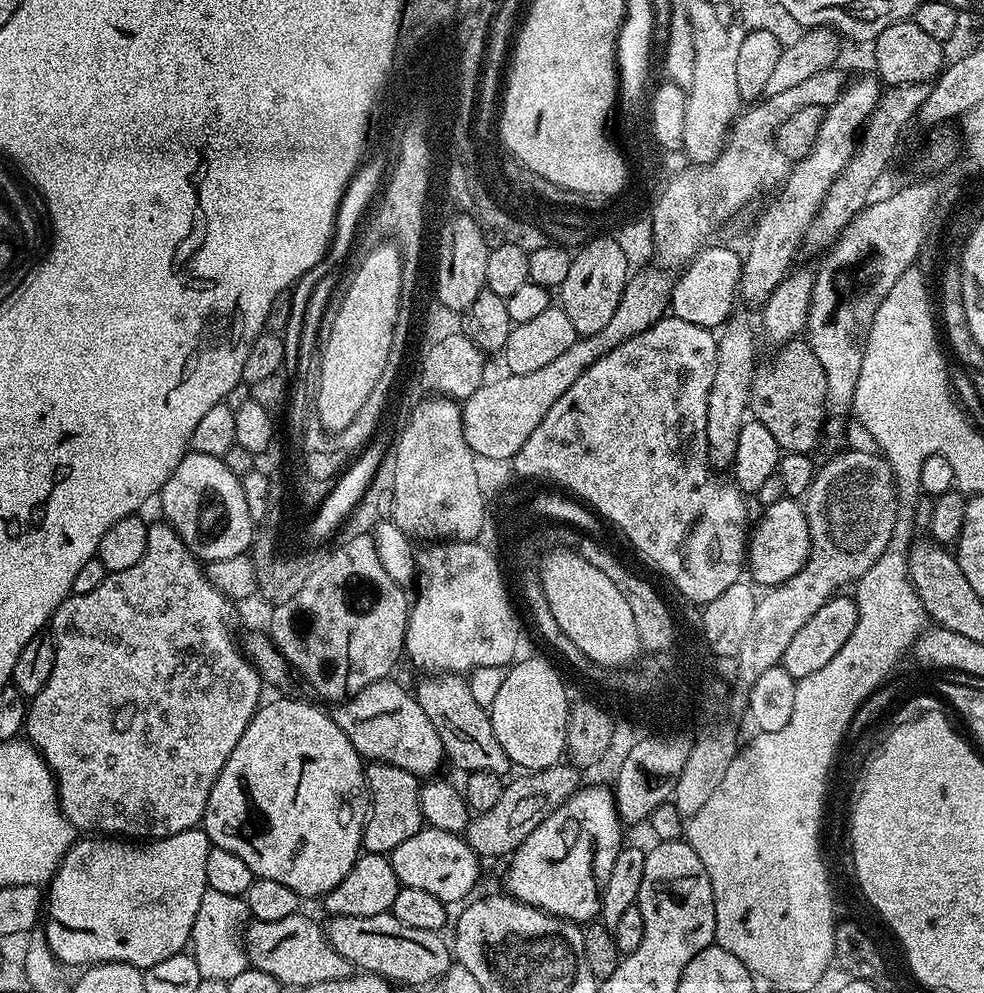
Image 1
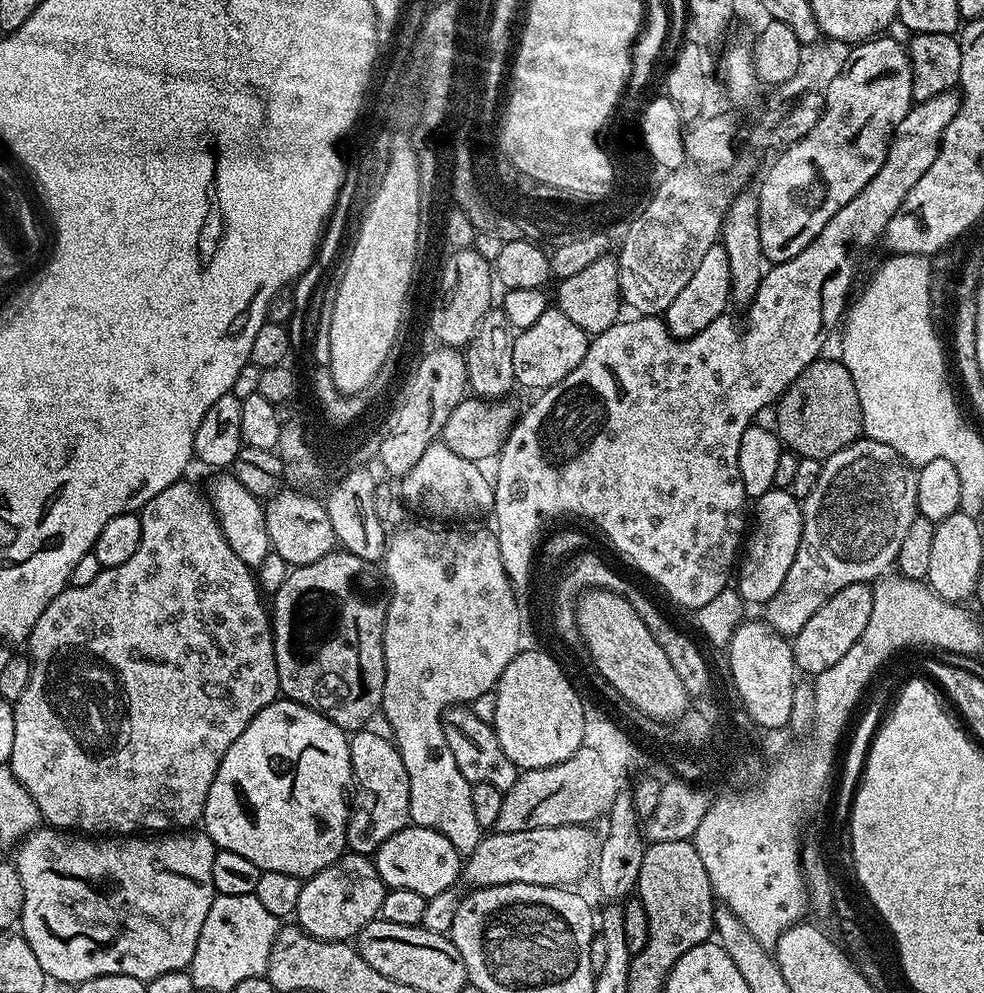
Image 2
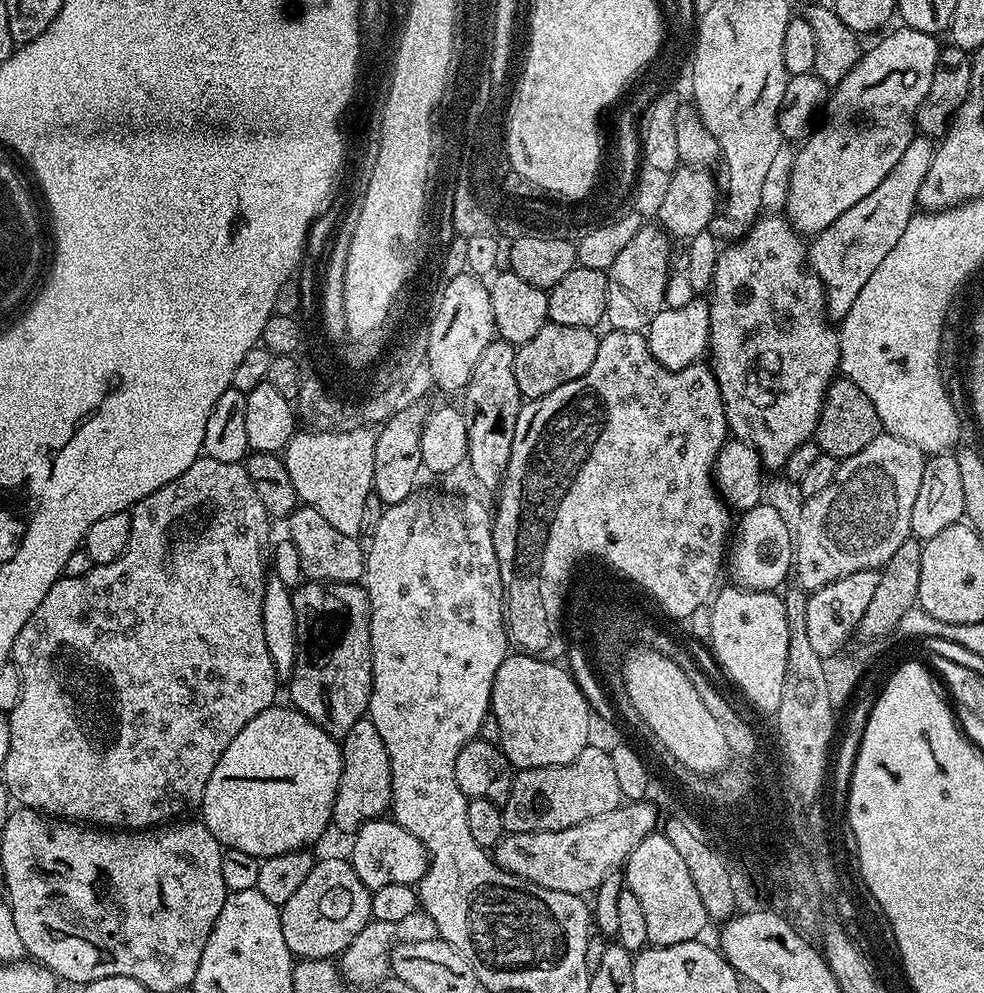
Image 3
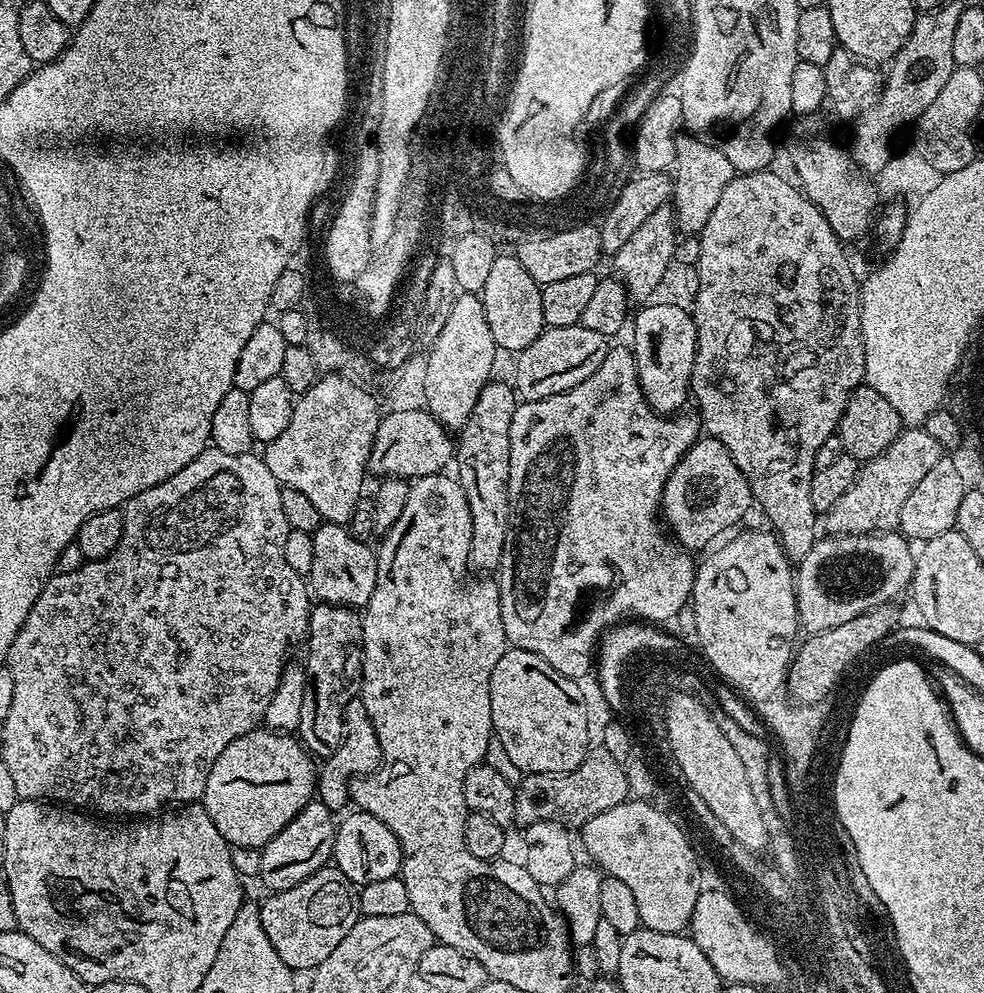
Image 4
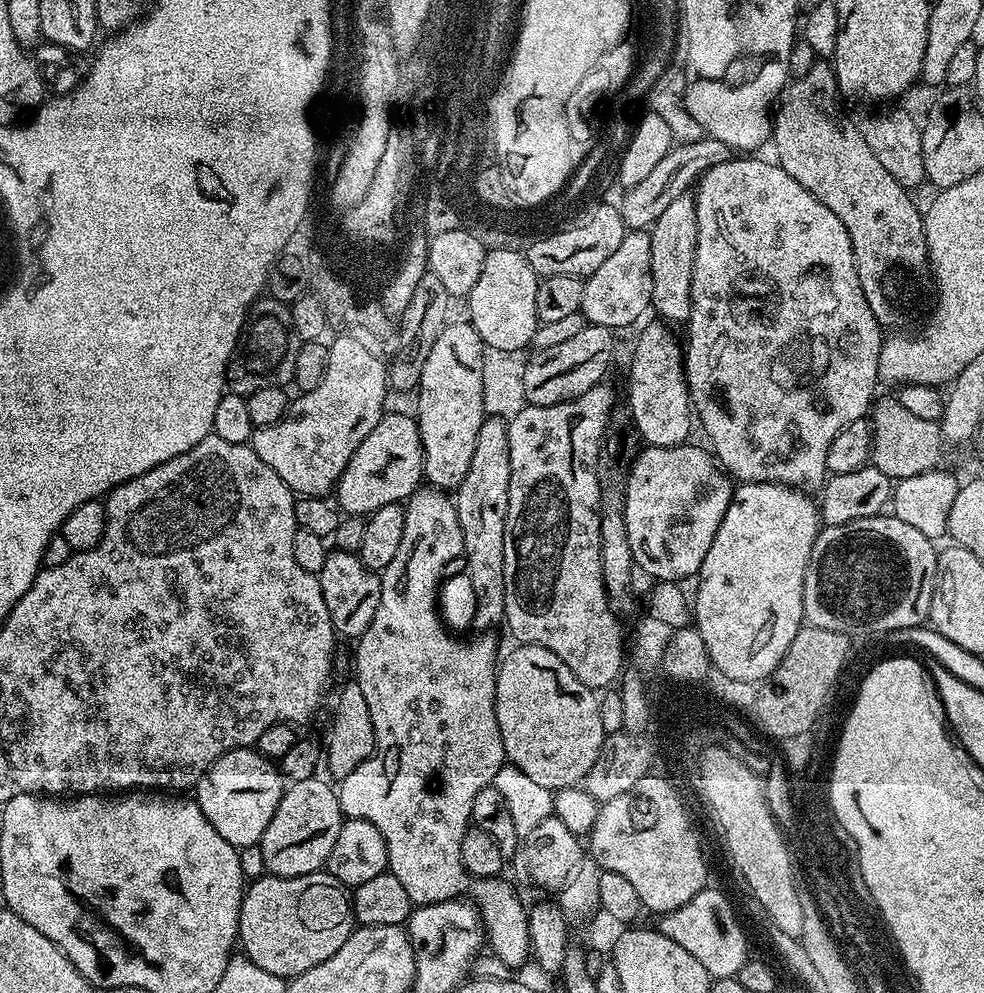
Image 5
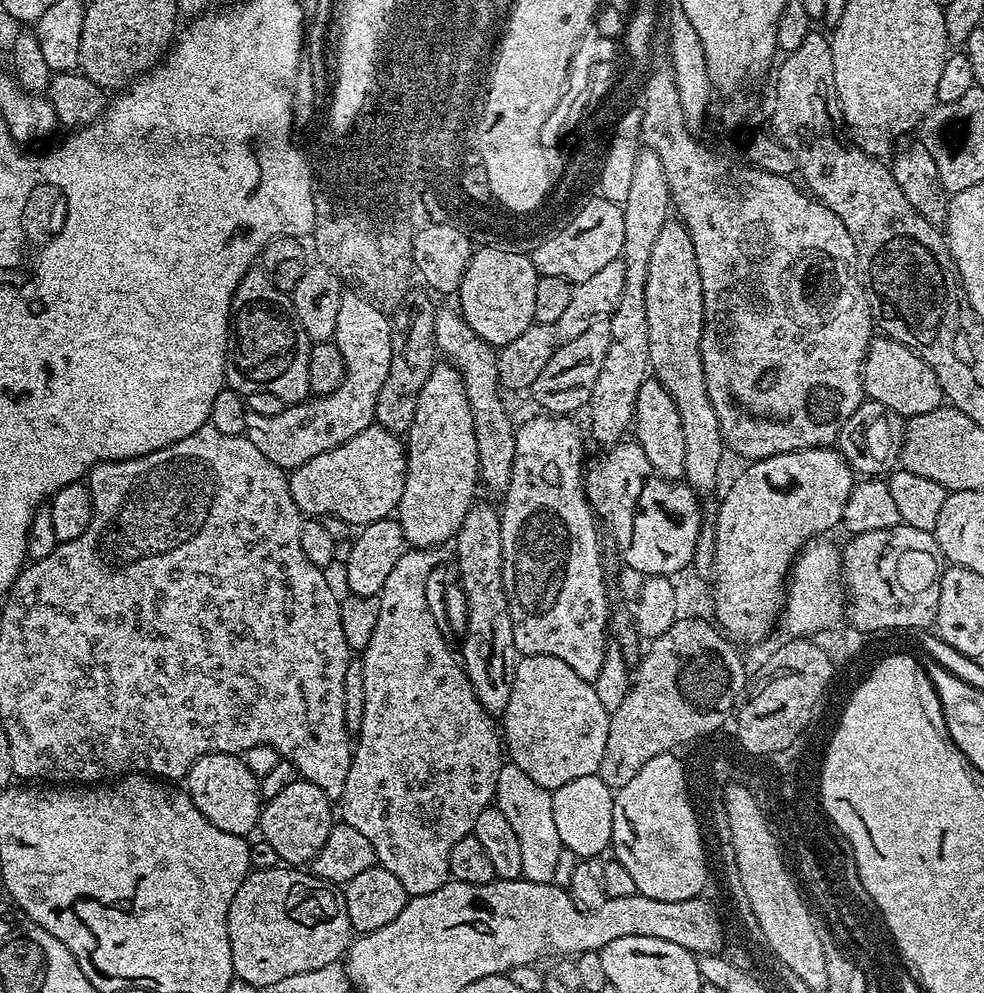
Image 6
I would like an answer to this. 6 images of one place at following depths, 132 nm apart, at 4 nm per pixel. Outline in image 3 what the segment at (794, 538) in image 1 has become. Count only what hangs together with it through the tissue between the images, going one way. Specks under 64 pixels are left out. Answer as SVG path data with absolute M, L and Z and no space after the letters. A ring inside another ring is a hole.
M767 502L758 503L753 508L745 508L739 513L739 516L734 528L734 539L730 544L730 555L726 560L727 571L732 571L731 583L737 588L745 588L748 592L771 592L779 589L779 584L787 576L789 579L794 568L794 532L789 521L787 524L783 514L774 505L767 504Z

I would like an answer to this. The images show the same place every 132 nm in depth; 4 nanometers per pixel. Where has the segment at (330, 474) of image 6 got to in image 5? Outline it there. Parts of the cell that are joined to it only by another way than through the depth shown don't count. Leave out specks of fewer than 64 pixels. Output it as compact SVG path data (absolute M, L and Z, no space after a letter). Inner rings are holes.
M385 411L383 418L362 438L358 450L342 470L334 489L334 500L341 513L367 518L382 506L407 501L424 480L424 451L415 415Z

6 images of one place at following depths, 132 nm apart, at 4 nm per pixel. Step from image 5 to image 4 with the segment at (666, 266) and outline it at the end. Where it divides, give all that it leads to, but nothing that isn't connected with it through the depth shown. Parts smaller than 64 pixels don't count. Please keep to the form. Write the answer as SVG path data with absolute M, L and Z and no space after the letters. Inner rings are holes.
M691 134L677 135L670 204L674 209L675 223L681 233L699 234L703 230L710 214L714 214L714 206L718 206L718 198L722 198L722 190L726 190L733 175L732 164L726 158L726 154L722 154L722 150Z

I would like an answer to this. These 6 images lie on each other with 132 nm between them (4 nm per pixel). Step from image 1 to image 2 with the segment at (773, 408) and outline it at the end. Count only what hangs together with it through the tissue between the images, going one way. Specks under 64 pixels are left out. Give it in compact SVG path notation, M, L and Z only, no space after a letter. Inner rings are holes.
M821 358L814 361L775 401L776 424L774 431L781 445L797 456L826 461L838 450L861 439L862 406L858 406L858 390L854 390L854 378L846 370L843 360Z

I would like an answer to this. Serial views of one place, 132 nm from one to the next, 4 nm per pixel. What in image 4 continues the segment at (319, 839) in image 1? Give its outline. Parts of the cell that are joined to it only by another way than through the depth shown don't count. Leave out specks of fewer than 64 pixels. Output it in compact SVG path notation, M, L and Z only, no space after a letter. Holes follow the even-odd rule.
M257 730L247 732L242 738L230 742L230 746L218 754L210 770L210 778L206 778L202 801L214 826L218 826L218 834L222 834L222 838L226 838L226 842L233 848L263 848L270 842L270 838L274 838L274 834L283 830L286 822L290 822L305 806L312 803L318 775L317 765L312 763L313 757L292 734Z

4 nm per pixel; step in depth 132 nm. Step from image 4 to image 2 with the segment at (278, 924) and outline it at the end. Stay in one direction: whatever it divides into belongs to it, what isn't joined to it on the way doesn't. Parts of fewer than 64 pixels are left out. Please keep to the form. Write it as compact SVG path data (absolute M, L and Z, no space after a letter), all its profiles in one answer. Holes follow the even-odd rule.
M345 851L333 864L326 866L326 870L309 876L301 883L295 923L306 934L319 940L351 941L368 923L379 917L385 891L375 859Z

